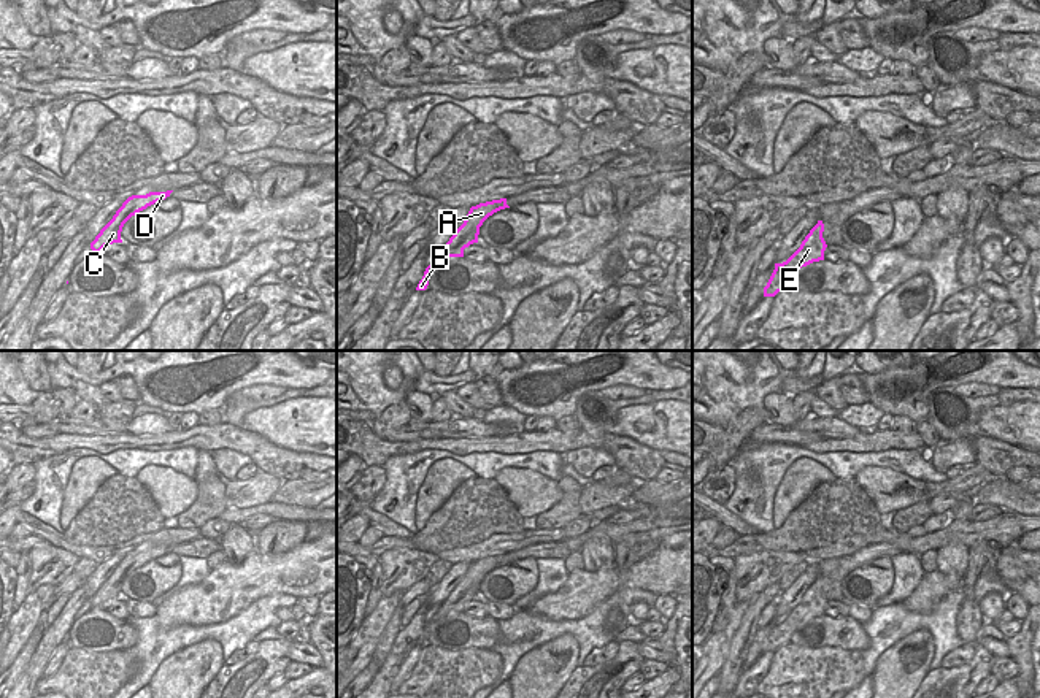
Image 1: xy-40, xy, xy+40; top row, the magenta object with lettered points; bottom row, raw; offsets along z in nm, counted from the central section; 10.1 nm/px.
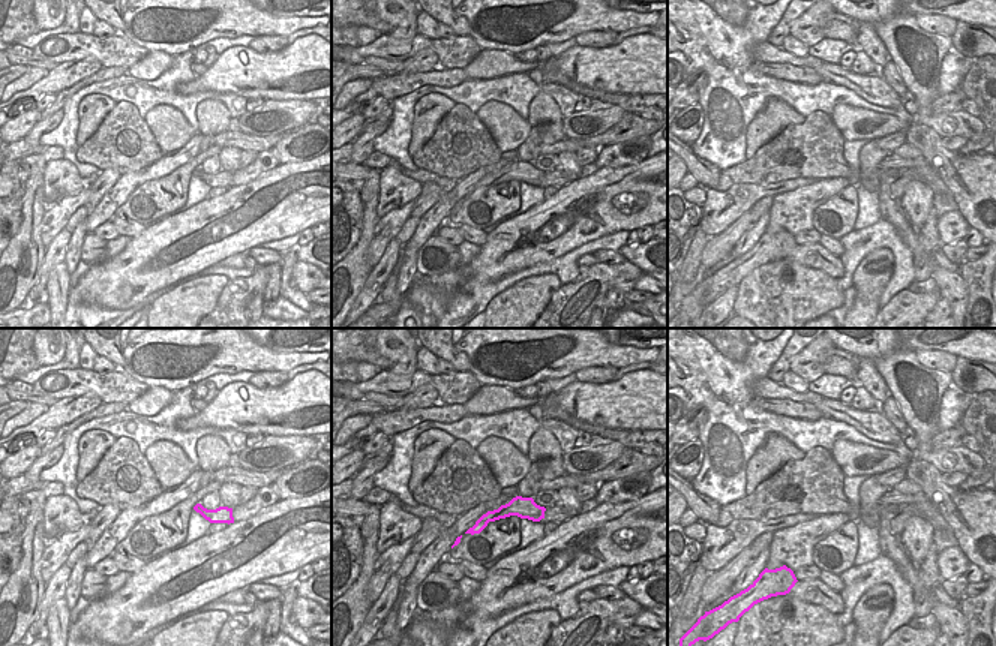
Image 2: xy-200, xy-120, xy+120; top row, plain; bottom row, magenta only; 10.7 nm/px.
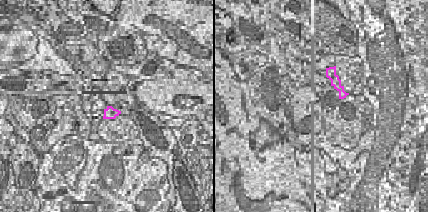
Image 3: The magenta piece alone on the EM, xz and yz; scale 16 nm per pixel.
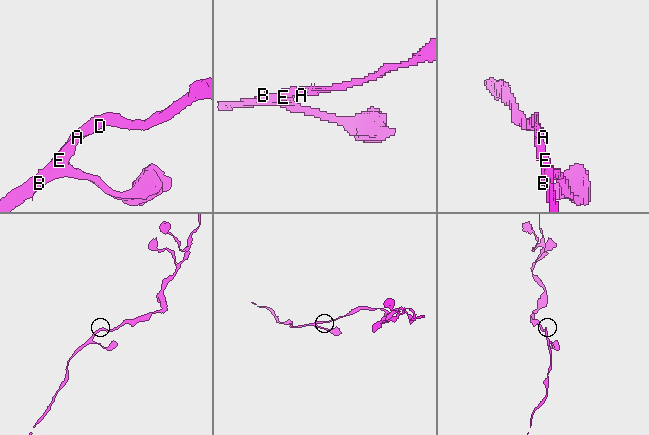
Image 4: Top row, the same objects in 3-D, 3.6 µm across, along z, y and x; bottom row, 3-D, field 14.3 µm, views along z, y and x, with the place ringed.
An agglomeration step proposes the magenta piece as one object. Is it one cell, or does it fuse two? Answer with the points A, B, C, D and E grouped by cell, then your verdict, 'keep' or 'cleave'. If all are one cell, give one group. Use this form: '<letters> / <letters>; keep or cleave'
A B C D E; keep

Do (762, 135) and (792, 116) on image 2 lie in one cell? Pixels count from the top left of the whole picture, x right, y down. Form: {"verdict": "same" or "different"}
{"verdict": "same"}

